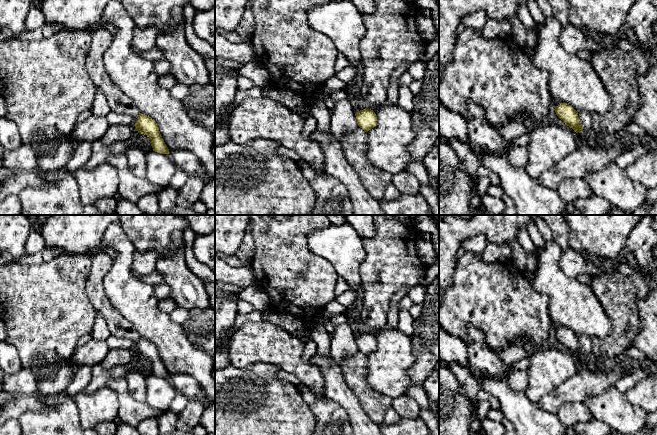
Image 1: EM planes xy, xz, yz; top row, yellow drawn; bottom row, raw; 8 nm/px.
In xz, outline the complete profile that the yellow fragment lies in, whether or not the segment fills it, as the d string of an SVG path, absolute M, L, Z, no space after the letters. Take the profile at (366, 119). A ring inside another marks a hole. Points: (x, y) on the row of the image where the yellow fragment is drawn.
M363 109L355 113L357 124L365 132L374 128L377 124L377 117L373 110Z

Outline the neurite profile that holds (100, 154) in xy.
M136 133L127 141L116 142L111 145L105 145L100 140L92 142L92 154L83 167L87 170L92 170L96 166L108 163L111 155L125 154L130 146L140 146L139 136L140 133Z

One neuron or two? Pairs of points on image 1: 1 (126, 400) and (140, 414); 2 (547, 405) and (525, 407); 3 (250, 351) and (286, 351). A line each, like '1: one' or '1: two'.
1: one
2: two
3: one

